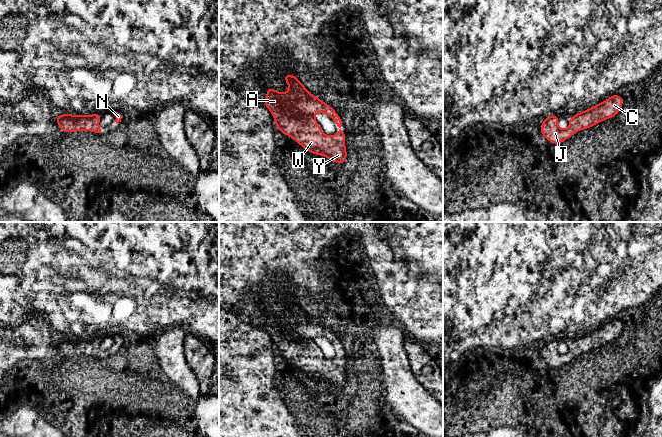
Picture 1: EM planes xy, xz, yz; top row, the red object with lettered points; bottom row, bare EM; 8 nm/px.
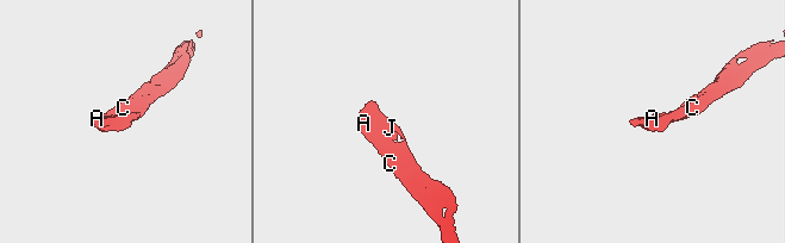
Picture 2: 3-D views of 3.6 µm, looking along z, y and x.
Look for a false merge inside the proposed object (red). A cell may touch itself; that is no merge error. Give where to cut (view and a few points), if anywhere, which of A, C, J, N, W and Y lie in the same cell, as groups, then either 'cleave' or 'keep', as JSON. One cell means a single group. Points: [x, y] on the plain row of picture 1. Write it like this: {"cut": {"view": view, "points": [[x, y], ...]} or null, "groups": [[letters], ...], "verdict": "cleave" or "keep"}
{"cut": null, "groups": [["A", "C", "J", "N", "W", "Y"]], "verdict": "keep"}

